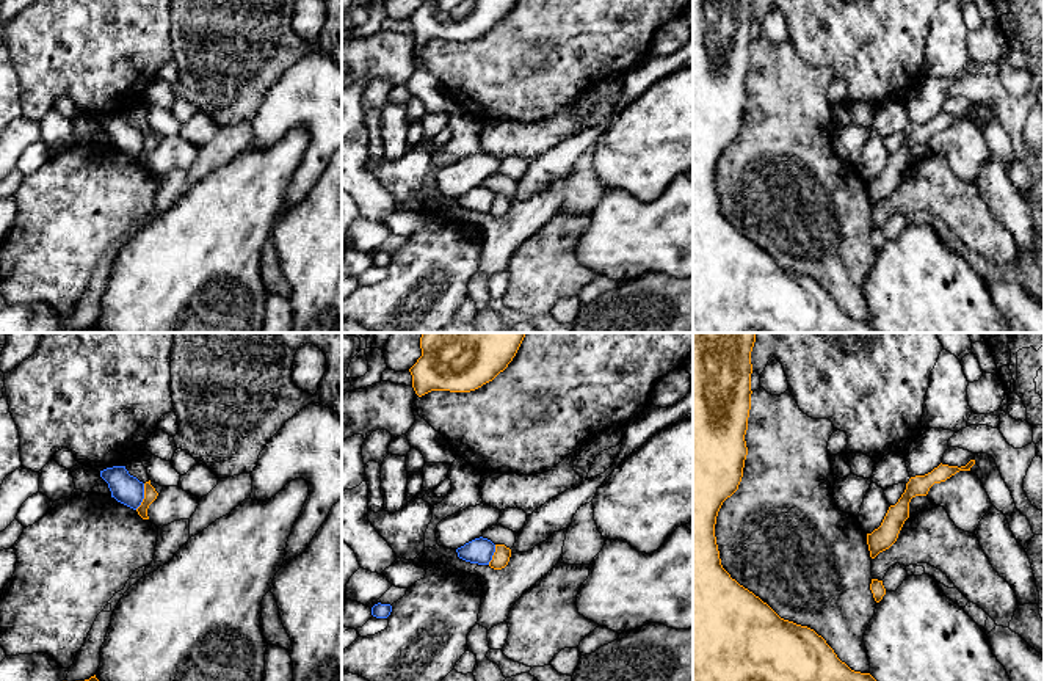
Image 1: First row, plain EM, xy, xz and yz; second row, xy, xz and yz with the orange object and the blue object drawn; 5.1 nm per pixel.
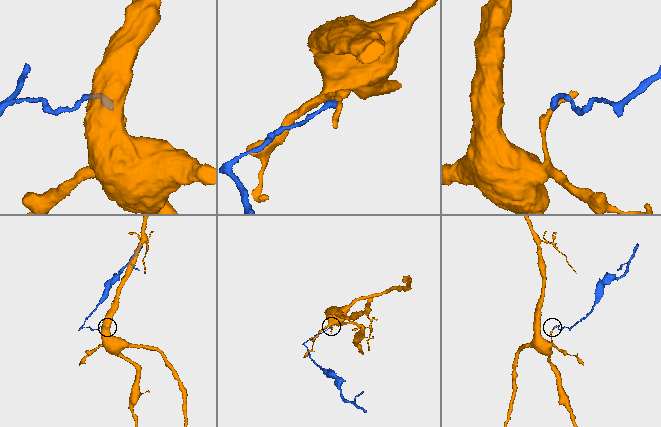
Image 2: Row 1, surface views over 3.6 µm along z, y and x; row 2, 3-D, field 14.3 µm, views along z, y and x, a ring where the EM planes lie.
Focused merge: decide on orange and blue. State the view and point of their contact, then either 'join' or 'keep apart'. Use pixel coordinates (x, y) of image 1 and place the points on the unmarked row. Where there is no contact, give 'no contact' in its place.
contact xy (144, 145); keep apart

